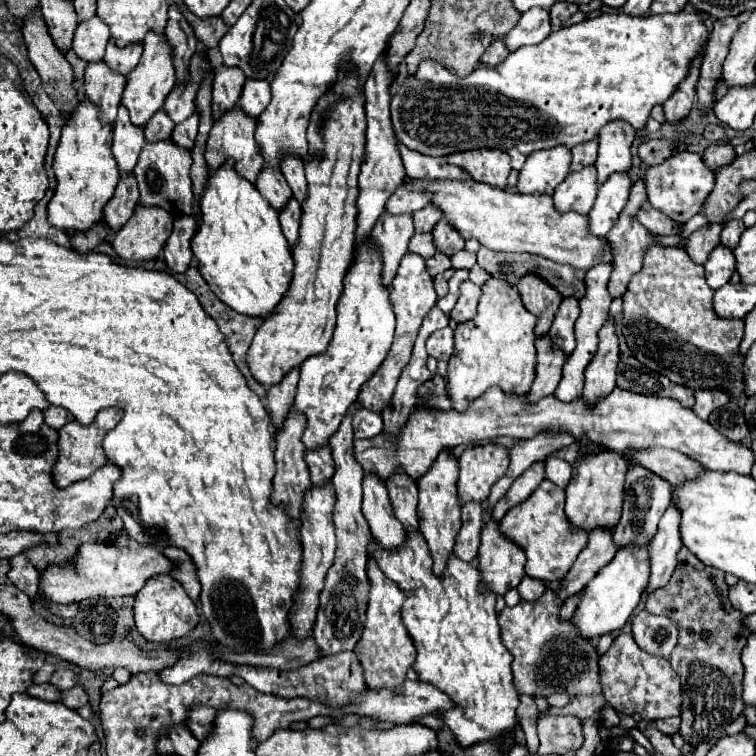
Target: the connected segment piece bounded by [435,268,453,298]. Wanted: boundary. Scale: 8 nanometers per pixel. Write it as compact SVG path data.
M453 268L447 270L447 272L443 272L443 274L437 274L435 276L435 292L437 292L439 298L447 294L447 282L449 282L451 276L453 276Z

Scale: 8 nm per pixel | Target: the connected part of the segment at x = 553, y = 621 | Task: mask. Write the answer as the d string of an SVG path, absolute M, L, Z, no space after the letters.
M545 588L541 598L535 602L521 600L513 608L503 608L499 612L499 626L503 644L513 654L513 686L519 694L551 696L567 694L575 696L595 696L601 694L599 682L599 654L591 638L581 636L579 628L571 620L561 620L561 602L555 590Z

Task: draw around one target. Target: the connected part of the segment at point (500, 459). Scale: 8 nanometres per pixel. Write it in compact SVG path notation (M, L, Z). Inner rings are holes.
M483 444L467 448L459 458L459 500L485 502L489 488L505 476L509 468L509 448L501 444Z

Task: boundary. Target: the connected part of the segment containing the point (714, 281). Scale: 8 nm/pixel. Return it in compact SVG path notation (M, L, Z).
M717 246L711 256L707 258L705 262L705 278L707 278L707 284L717 290L719 286L727 284L735 272L735 266L737 266L737 260L735 260L735 254L733 250L727 250L727 246Z

